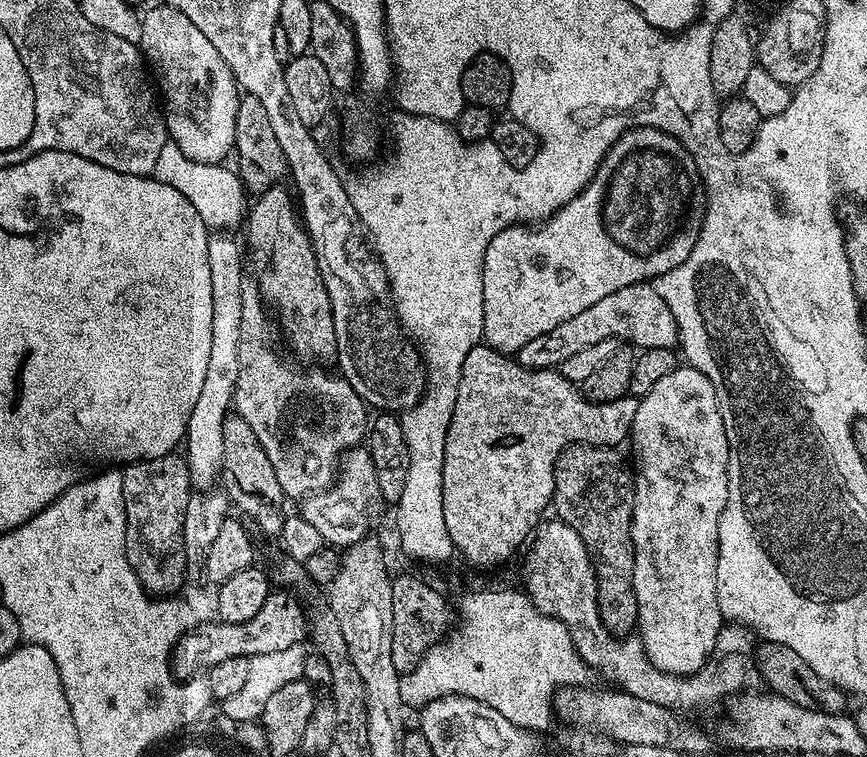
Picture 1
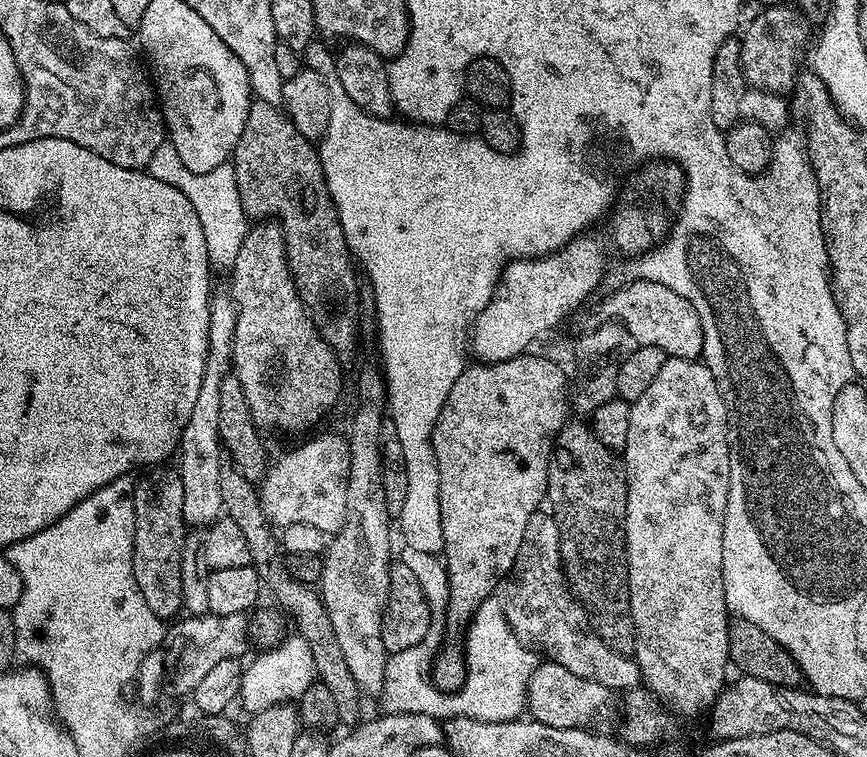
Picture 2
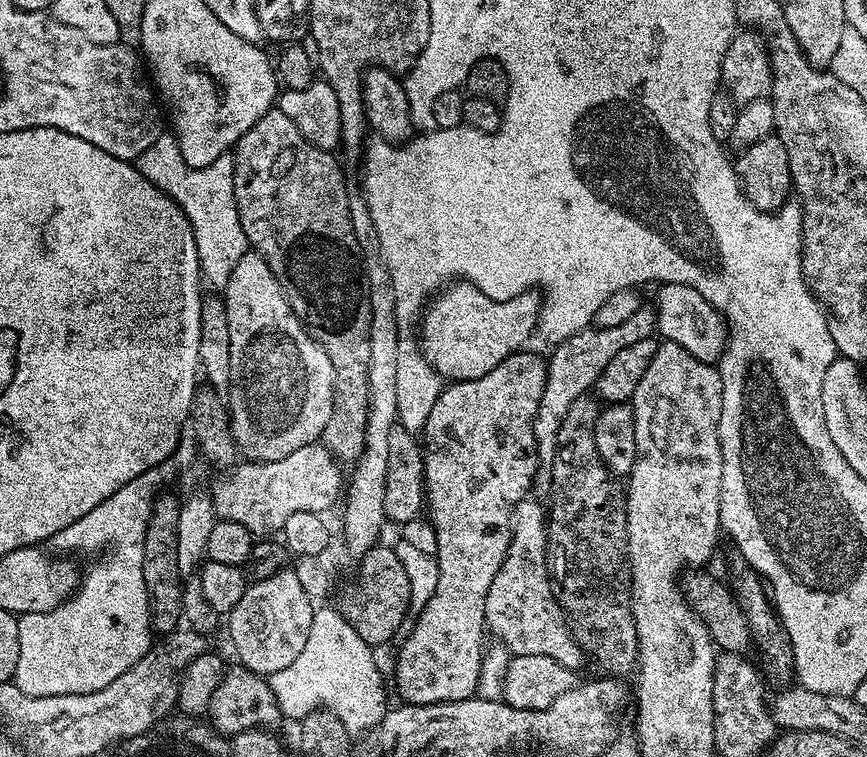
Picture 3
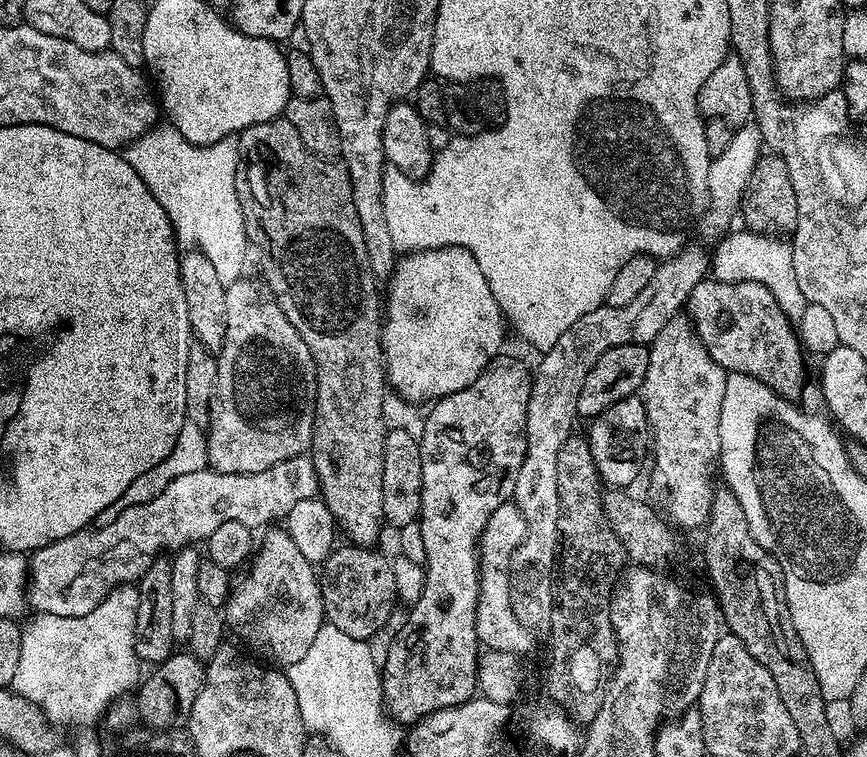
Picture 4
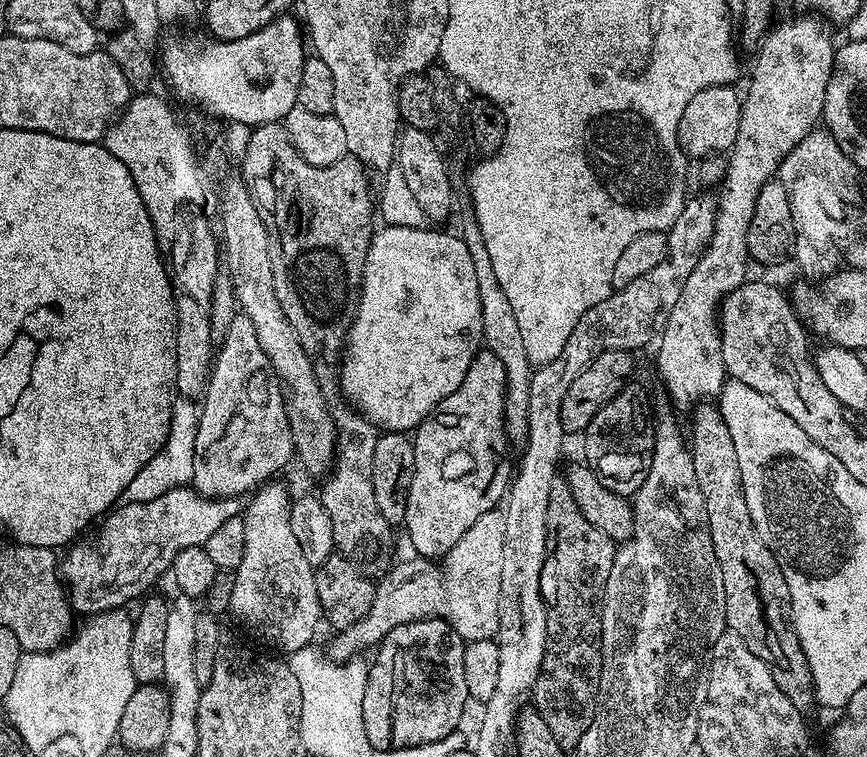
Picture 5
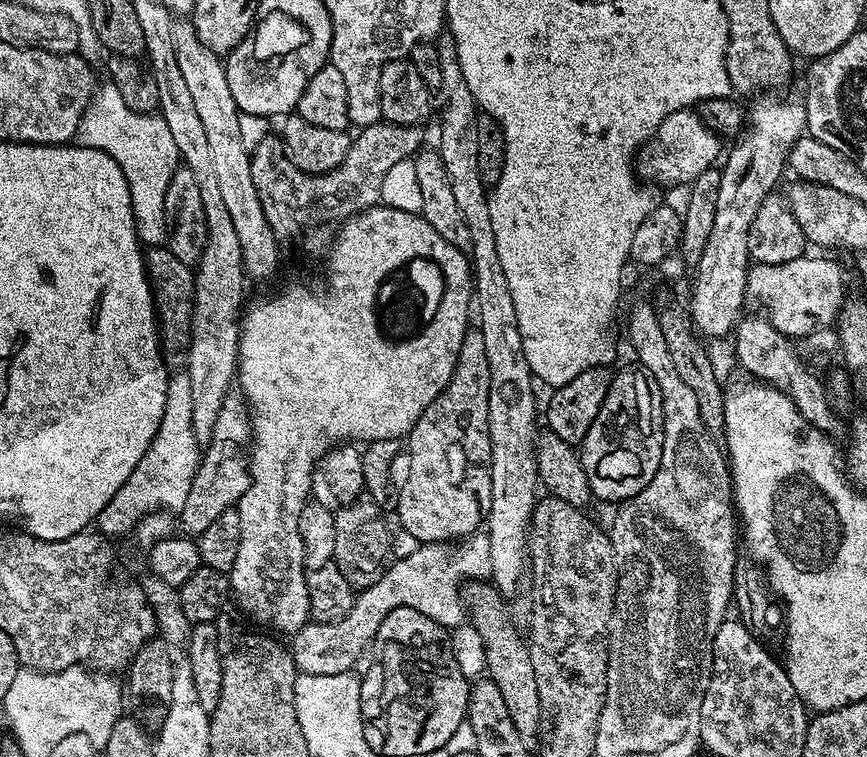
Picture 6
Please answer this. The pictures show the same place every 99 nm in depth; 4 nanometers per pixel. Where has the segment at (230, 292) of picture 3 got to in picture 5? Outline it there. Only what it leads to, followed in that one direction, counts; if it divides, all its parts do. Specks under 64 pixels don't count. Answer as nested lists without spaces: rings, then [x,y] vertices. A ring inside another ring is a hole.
[[[238,314],[230,326],[222,334],[224,342],[219,343],[218,351],[215,353],[212,364],[212,375],[208,377],[208,386],[202,397],[202,403],[199,405],[200,421],[198,422],[198,435],[194,438],[194,474],[192,475],[191,487],[197,492],[208,496],[211,500],[227,500],[229,498],[243,497],[243,492],[249,494],[255,493],[257,489],[264,486],[273,479],[275,472],[280,472],[287,466],[291,460],[294,460],[294,449],[292,447],[292,431],[290,422],[286,414],[284,405],[284,389],[280,387],[280,381],[277,380],[275,372],[272,371],[272,364],[268,360],[266,350],[262,350],[262,342],[258,342],[258,334],[250,322],[250,318],[243,314]]]

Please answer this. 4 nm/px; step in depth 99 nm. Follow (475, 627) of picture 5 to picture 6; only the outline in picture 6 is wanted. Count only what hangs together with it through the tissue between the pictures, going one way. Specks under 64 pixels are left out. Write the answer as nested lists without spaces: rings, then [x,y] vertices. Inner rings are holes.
[[[473,534],[459,542],[442,544],[420,544],[408,556],[393,559],[388,565],[386,574],[374,582],[374,586],[363,589],[357,595],[352,609],[338,622],[317,624],[309,622],[299,628],[291,637],[290,651],[296,663],[296,671],[300,674],[342,674],[351,672],[357,666],[360,655],[369,651],[370,645],[378,634],[378,626],[389,623],[391,612],[399,608],[413,608],[417,617],[438,622],[446,630],[451,630],[465,623],[466,604],[462,599],[462,586],[469,582],[487,581],[492,575],[492,559],[490,558],[490,542],[487,535]]]

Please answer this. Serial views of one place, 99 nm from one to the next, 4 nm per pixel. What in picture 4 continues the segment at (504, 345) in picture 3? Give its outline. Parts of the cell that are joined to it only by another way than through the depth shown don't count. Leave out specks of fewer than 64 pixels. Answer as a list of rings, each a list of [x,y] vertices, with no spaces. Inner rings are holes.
[[[427,248],[425,252],[413,252],[404,254],[397,259],[396,268],[393,269],[386,287],[386,303],[382,308],[382,343],[384,345],[384,366],[386,369],[386,380],[392,388],[404,400],[412,404],[420,404],[423,400],[435,402],[444,396],[454,394],[458,390],[466,390],[470,382],[478,378],[478,374],[484,372],[484,367],[501,355],[504,344],[504,328],[506,329],[506,317],[503,310],[498,306],[496,299],[492,297],[490,286],[483,282],[476,282],[473,288],[464,288],[464,260],[466,264],[466,253],[463,248]]]

